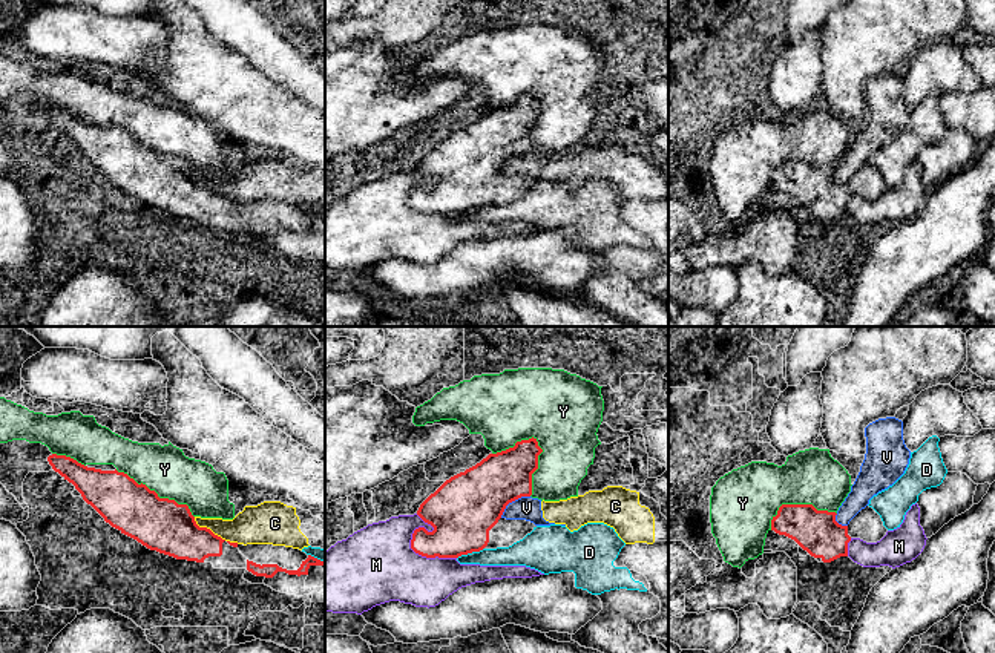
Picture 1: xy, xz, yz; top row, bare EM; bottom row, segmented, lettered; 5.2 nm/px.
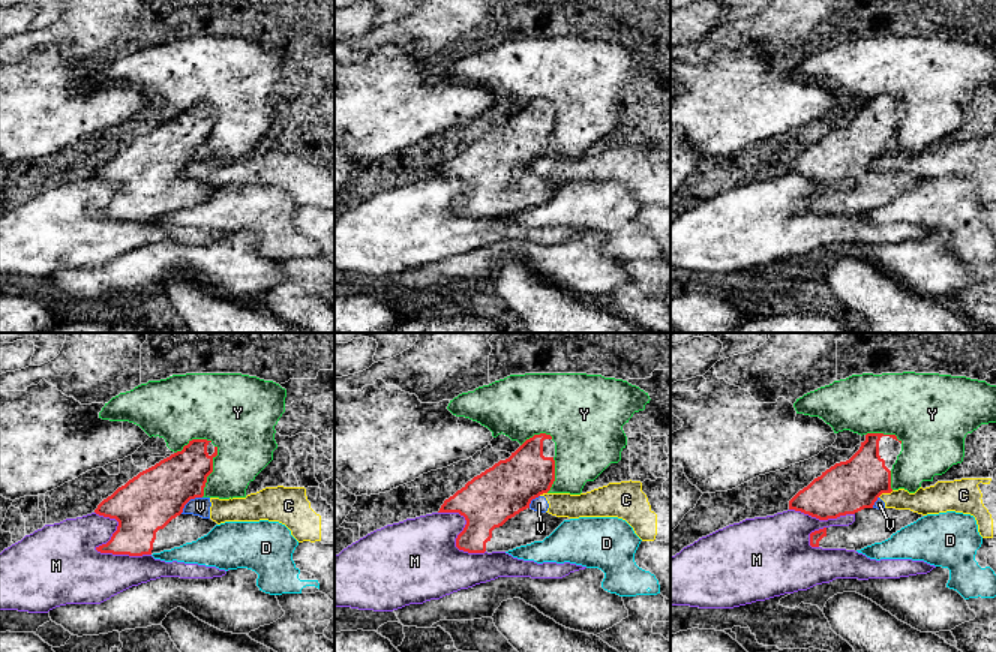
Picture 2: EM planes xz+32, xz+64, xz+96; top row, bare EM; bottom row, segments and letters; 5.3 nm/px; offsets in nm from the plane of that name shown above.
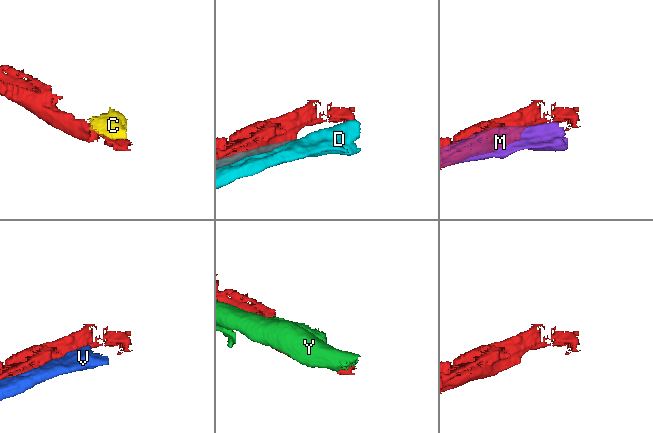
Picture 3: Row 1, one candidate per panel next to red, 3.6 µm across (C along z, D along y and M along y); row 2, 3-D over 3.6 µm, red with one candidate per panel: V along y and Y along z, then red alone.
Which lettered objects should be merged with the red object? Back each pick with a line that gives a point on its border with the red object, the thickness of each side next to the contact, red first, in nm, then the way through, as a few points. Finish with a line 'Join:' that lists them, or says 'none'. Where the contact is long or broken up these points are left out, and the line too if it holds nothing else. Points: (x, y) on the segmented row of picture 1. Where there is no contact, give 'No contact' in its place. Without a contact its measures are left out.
Join: none

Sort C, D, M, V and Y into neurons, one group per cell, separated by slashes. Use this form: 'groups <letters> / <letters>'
groups C V / D / M / Y

